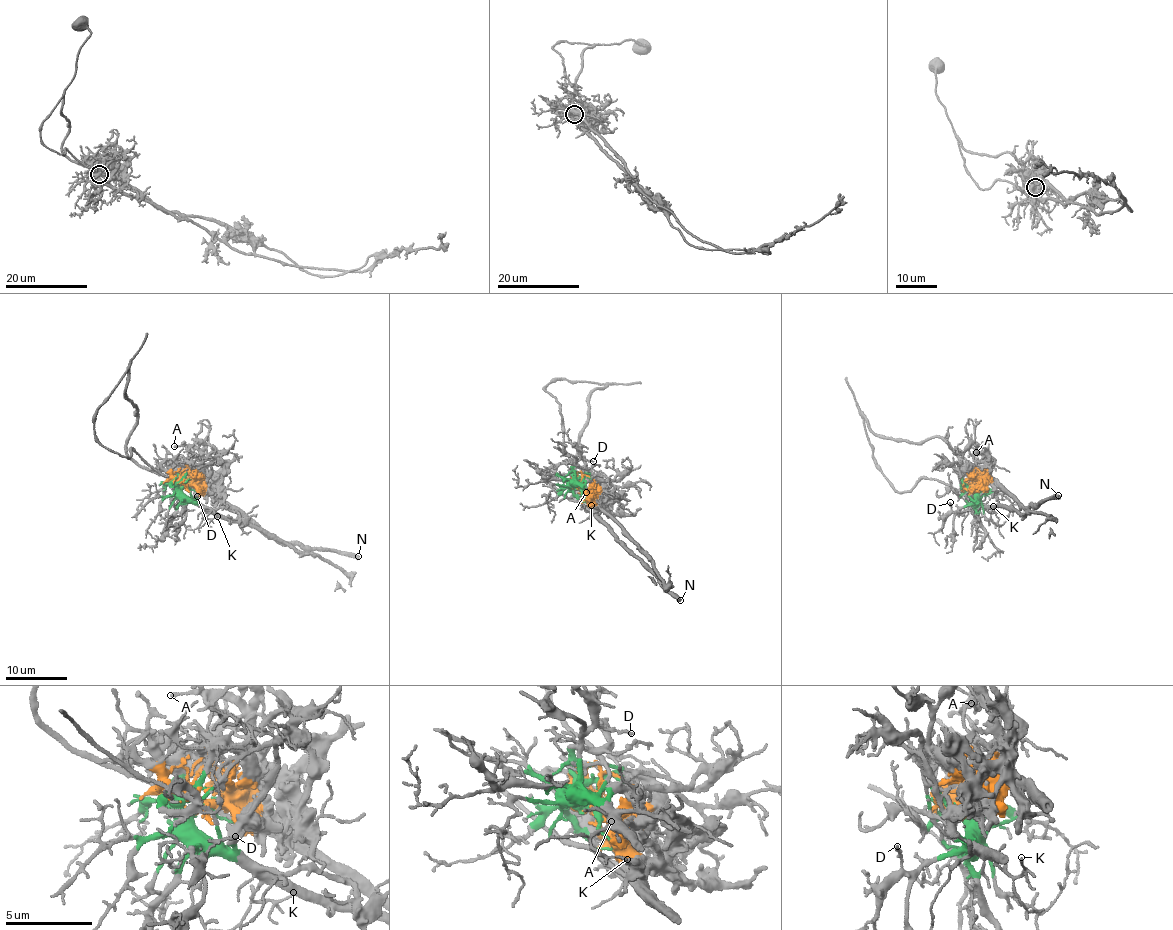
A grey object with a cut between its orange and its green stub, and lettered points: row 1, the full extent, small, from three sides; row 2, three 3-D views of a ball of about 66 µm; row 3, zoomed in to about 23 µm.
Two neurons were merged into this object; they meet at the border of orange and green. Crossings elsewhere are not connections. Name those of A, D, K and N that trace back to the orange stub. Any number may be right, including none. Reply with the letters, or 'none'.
A, N

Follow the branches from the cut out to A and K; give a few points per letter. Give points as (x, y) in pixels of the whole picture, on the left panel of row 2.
A: (182, 486), (180, 474), (186, 467), (189, 450), (184, 446), (173, 446)
K: (182, 486), (182, 492), (204, 511), (202, 518), (212, 519), (217, 515)

